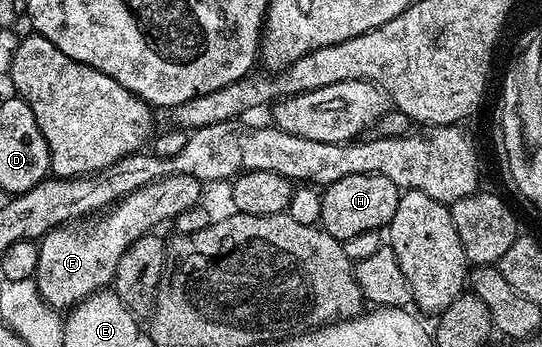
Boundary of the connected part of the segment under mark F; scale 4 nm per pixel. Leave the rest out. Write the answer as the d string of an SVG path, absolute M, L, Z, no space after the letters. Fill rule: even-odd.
M173 174L149 182L118 201L96 224L88 228L60 226L46 232L38 241L39 257L34 281L44 303L56 310L70 310L86 296L106 289L115 279L117 262L127 255L127 247L148 235L158 224L174 221L204 198L204 181L189 174ZM112 211L112 212L111 212ZM111 212L111 213L110 213ZM103 216L103 217L102 217Z

